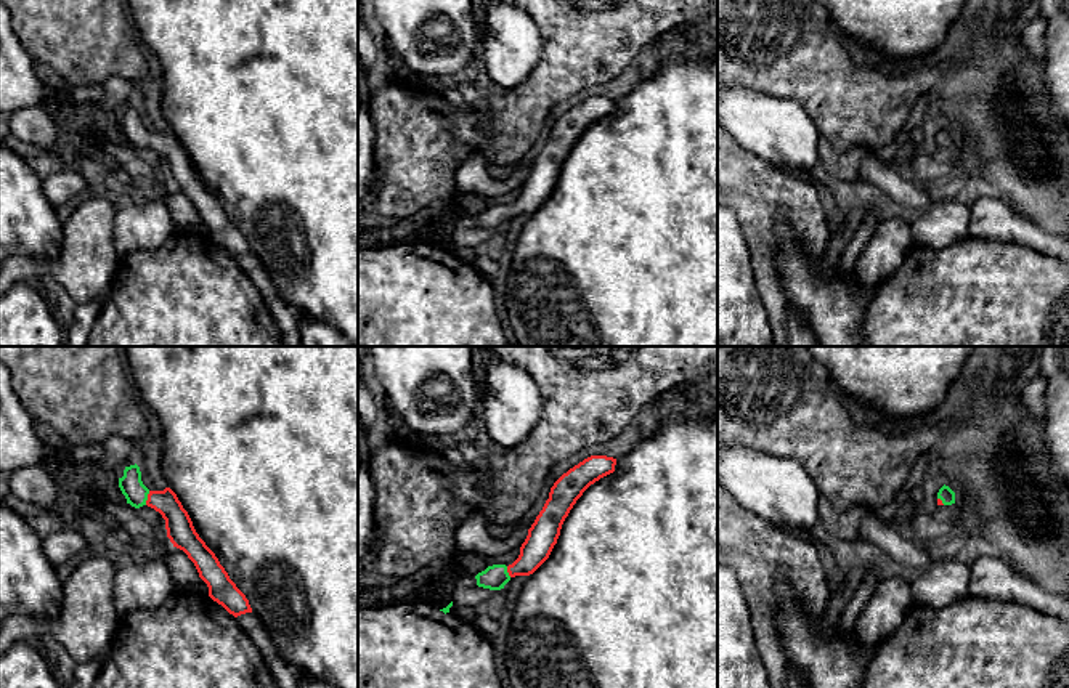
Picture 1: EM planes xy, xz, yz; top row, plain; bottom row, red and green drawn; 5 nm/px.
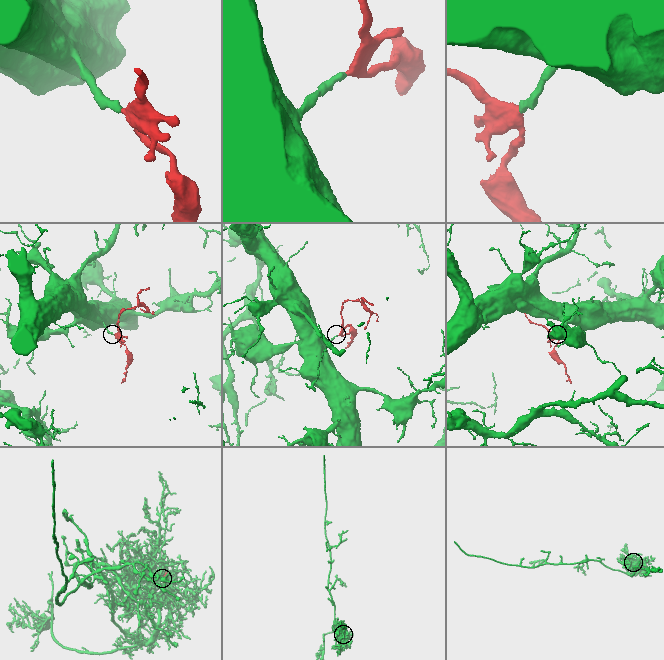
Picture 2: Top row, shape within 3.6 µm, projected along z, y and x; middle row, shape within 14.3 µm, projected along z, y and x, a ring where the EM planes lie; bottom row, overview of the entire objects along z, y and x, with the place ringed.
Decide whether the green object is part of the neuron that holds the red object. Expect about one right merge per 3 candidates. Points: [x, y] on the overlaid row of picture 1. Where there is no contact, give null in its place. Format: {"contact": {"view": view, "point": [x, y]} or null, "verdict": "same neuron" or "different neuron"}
{"contact": {"view": "xy", "point": [148, 497]}, "verdict": "same neuron"}

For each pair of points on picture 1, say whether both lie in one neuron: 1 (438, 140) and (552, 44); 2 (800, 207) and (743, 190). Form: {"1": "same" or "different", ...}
{"1": "same", "2": "same"}

